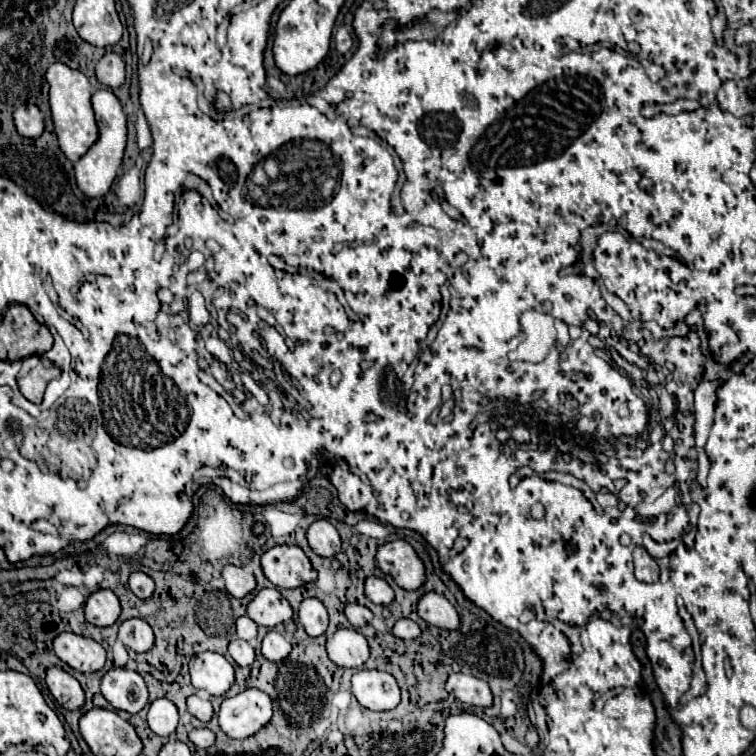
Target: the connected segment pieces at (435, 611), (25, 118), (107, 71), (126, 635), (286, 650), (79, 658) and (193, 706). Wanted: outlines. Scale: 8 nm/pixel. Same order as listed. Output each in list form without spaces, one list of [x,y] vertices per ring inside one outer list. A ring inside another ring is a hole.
[[[425,593],[417,603],[417,611],[421,619],[425,619],[429,625],[435,625],[447,631],[455,631],[461,627],[461,617],[445,595]]]
[[[23,105],[23,107],[19,107],[13,113],[13,119],[15,119],[19,135],[29,137],[29,139],[41,137],[43,129],[45,129],[45,119],[43,119],[43,113],[41,113],[41,109],[37,105]]]
[[[107,53],[105,57],[101,57],[95,71],[97,79],[111,89],[121,87],[125,83],[125,61],[119,53]]]
[[[127,619],[119,627],[119,641],[135,653],[145,653],[155,645],[153,629],[143,619]]]
[[[269,631],[269,633],[265,635],[265,639],[263,639],[261,653],[263,653],[265,659],[279,663],[279,661],[283,661],[283,659],[289,657],[289,653],[291,653],[291,643],[289,643],[281,633]]]
[[[61,633],[53,641],[53,649],[63,663],[85,675],[103,669],[107,659],[105,649],[97,641],[75,633]]]
[[[191,695],[187,699],[187,709],[191,711],[191,715],[195,715],[201,721],[211,721],[213,719],[213,707],[209,703],[209,699],[201,699],[199,695]]]

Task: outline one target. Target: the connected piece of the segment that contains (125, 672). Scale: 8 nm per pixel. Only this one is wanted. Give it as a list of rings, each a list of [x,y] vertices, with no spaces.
[[[111,669],[101,681],[103,697],[121,711],[139,713],[149,703],[149,693],[143,677],[129,669]]]

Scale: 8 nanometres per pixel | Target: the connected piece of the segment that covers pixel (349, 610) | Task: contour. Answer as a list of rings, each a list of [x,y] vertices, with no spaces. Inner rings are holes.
[[[347,605],[345,607],[345,615],[351,621],[353,627],[365,627],[373,621],[373,613],[371,609],[363,607],[363,605]]]

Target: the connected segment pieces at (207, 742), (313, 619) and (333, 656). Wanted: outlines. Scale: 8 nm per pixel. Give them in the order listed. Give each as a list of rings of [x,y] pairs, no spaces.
[[[195,729],[195,731],[189,733],[189,739],[201,749],[207,749],[207,747],[215,745],[215,733],[209,731],[209,729]]]
[[[305,599],[299,607],[299,619],[311,637],[325,635],[329,627],[329,613],[319,599]]]
[[[339,629],[333,637],[329,637],[327,653],[333,663],[351,669],[363,667],[371,655],[365,635],[355,629]]]

